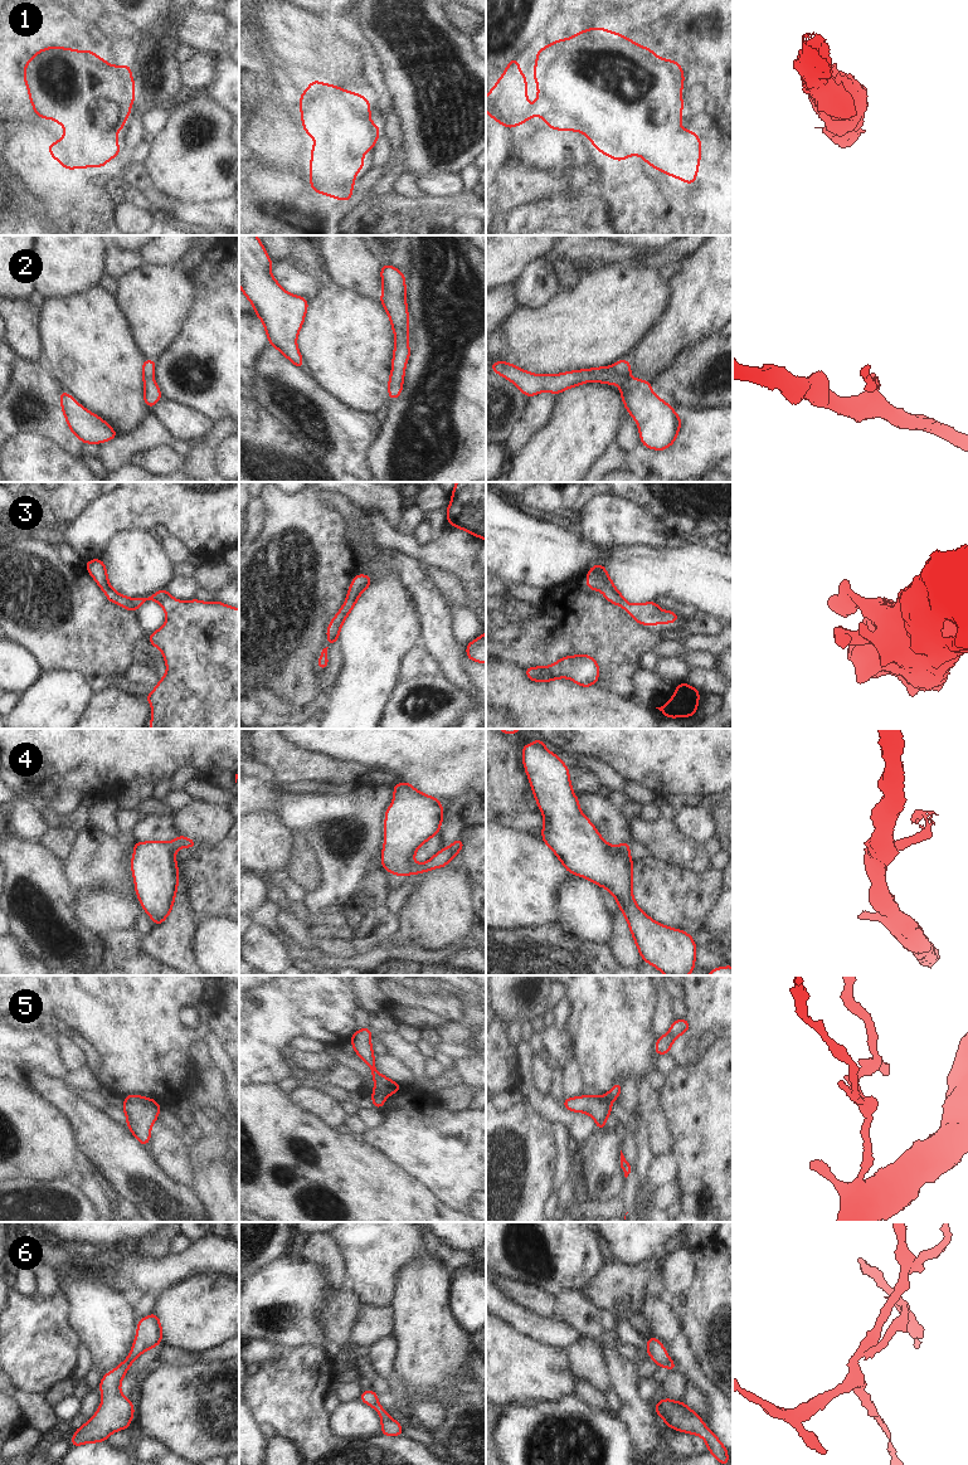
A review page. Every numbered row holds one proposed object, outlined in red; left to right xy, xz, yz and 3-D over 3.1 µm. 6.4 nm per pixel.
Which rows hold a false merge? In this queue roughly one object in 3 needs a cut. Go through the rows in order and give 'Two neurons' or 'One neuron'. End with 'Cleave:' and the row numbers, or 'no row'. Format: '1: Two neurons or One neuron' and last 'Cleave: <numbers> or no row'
1: One neuron
2: One neuron
3: One neuron
4: One neuron
5: One neuron
6: Two neurons
Cleave: 6.

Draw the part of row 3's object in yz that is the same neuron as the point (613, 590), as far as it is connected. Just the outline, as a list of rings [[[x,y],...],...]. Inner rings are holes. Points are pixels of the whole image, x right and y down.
[[[602,564],[590,568],[587,574],[587,587],[590,590],[602,590],[608,602],[622,607],[636,622],[643,626],[676,623],[678,620],[678,614],[675,612],[661,612],[657,602],[628,604],[624,597],[614,588],[614,584]]]

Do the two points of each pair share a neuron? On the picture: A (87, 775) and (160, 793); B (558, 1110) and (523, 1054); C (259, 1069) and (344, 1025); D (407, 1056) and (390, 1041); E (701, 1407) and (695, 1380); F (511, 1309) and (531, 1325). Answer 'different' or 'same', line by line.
A: different
B: same
C: same
D: same
E: different
F: same

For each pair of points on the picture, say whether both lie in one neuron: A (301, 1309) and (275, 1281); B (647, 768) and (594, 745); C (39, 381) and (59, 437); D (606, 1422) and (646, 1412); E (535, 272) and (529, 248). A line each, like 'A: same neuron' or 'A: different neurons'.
A: same neuron
B: same neuron
C: same neuron
D: different neurons
E: different neurons

